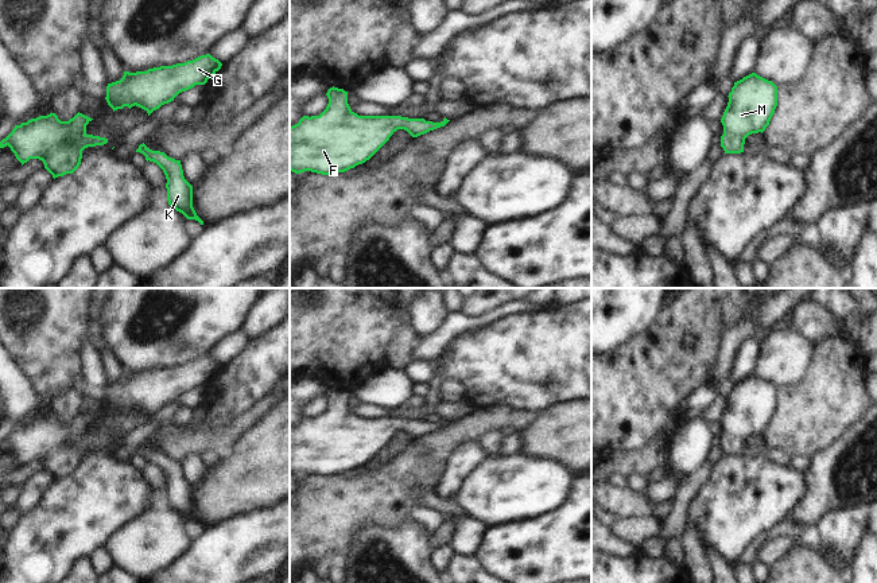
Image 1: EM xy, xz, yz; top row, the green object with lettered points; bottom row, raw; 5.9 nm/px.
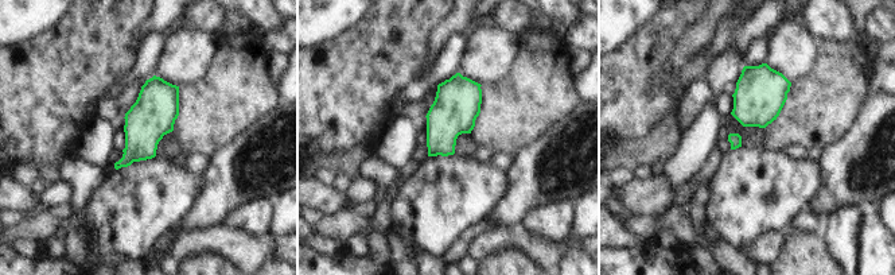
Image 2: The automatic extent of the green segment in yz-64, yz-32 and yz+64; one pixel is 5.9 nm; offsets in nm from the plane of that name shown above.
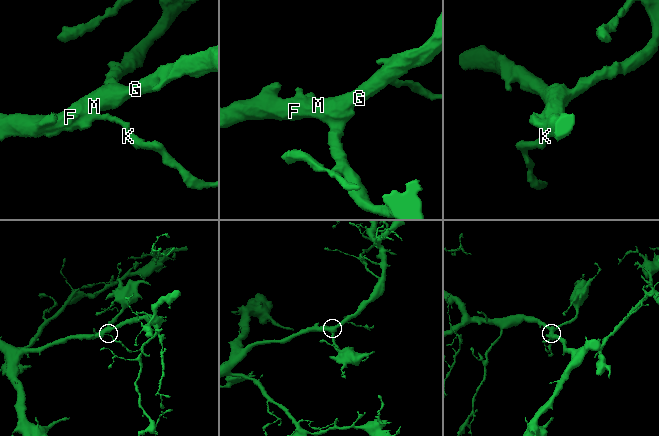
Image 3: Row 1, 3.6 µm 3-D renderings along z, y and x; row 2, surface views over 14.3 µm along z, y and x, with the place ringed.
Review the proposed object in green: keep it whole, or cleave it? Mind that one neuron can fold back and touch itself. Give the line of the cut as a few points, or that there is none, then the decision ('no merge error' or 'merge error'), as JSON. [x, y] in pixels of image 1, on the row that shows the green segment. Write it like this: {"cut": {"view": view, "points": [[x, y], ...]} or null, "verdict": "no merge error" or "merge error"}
{"cut": null, "verdict": "no merge error"}

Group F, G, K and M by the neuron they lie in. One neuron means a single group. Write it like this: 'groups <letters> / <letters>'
groups F G K M

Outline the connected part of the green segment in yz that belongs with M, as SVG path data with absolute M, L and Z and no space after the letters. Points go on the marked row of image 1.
M756 73L734 82L721 118L725 153L744 152L745 139L764 132L777 106L777 86Z

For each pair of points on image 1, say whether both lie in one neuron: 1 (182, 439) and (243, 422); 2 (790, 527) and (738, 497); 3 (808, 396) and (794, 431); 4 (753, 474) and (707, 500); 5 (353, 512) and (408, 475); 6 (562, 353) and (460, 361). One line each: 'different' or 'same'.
1: same
2: different
3: same
4: same
5: same
6: same

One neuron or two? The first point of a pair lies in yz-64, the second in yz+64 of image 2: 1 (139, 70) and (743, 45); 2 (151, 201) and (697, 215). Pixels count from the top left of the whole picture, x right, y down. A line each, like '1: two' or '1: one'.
1: two
2: two

